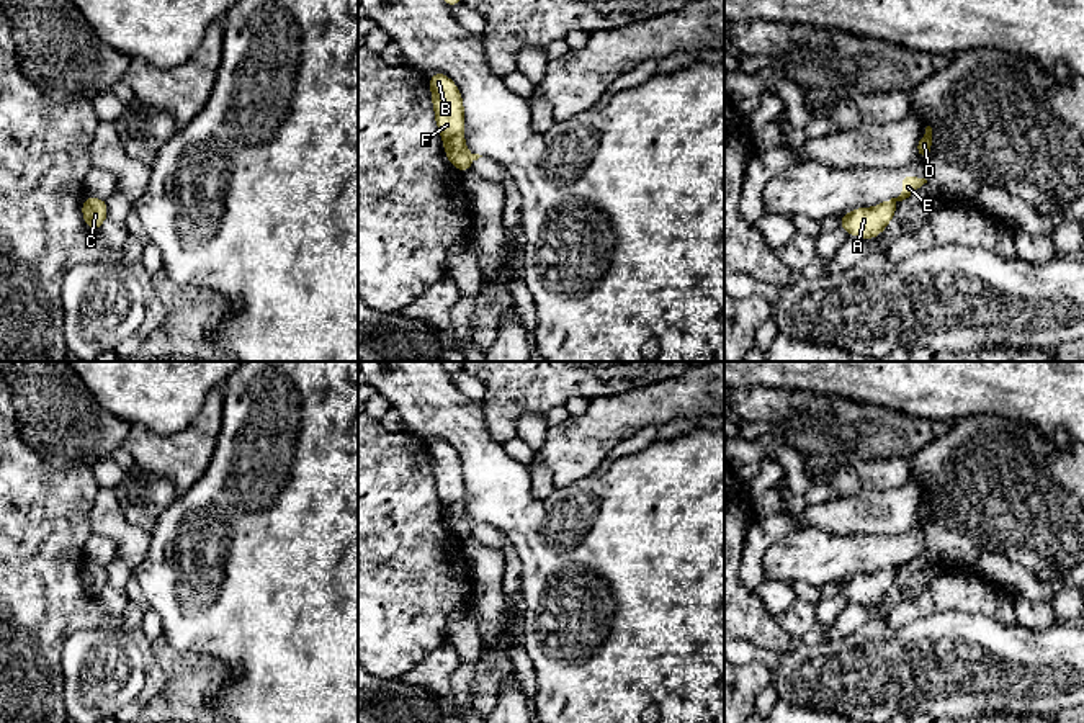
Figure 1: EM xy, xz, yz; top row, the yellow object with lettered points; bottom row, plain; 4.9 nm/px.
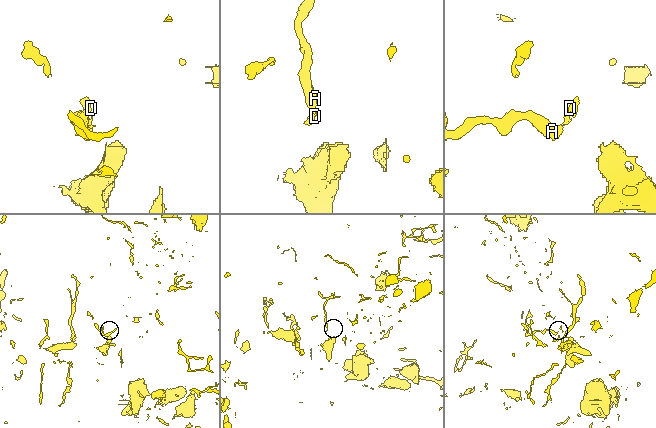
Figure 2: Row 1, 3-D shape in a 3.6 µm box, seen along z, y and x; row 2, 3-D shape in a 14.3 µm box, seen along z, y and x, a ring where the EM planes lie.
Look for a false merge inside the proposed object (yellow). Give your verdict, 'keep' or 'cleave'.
cleave

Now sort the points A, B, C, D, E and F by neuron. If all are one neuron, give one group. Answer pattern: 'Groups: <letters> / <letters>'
Groups: A B C F / D E

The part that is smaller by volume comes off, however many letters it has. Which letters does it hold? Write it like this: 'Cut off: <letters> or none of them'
Cut off: A, B, C, F

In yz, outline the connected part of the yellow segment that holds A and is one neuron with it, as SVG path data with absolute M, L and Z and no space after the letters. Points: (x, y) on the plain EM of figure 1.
M894 568L881 569L873 574L855 574L839 584L840 595L849 602L871 607L893 587L896 576L898 571Z

